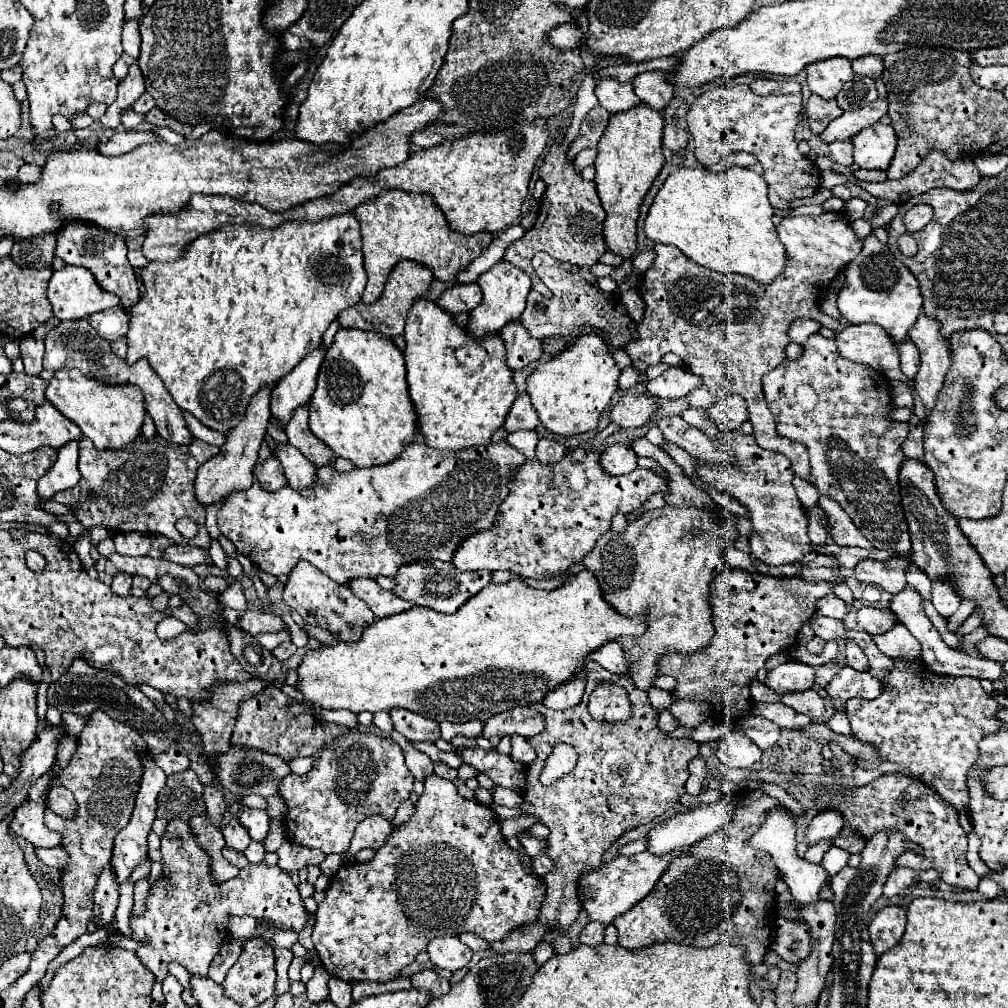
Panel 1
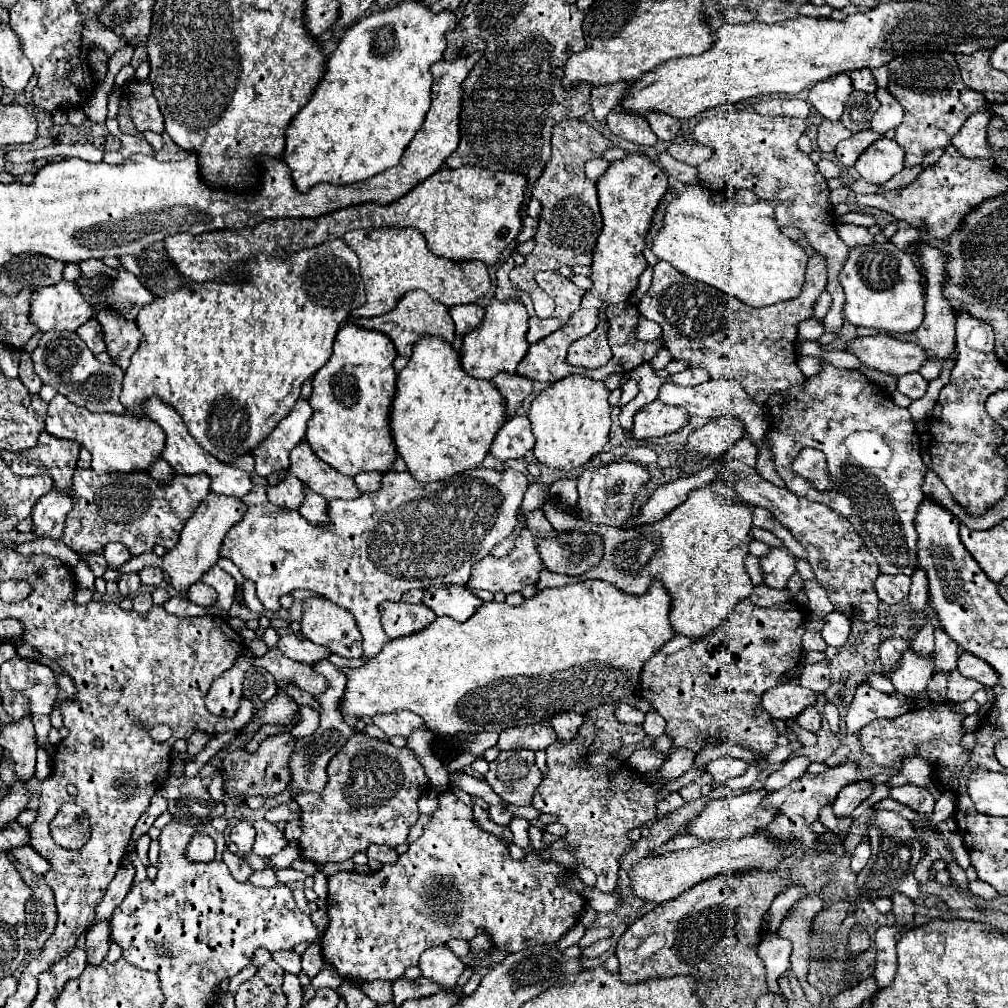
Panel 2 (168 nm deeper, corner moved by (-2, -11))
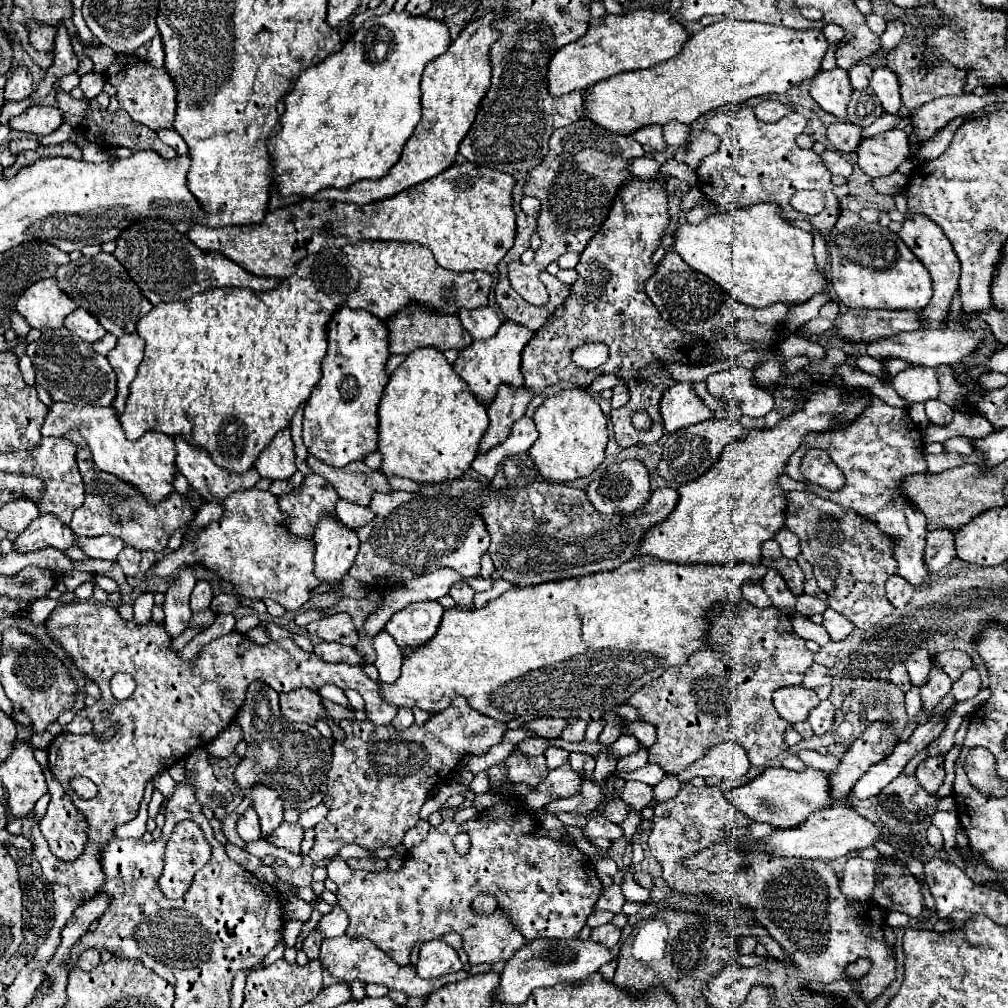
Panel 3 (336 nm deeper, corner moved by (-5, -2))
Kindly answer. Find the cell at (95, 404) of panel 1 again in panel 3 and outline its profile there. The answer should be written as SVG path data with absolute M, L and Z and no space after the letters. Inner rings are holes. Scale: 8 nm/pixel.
M54 402L40 434L64 436L68 430L78 430L84 436L98 470L114 474L120 480L132 484L142 496L148 498L148 502L158 504L158 500L164 500L174 492L174 478L178 474L178 468L176 468L176 448L170 436L164 436L160 432L146 432L138 442L130 442L124 438L122 426L112 408Z

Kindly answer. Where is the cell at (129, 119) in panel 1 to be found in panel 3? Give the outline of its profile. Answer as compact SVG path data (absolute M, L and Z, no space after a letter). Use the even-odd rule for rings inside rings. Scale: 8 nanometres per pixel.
M158 130L158 138L160 138L164 144L168 144L170 148L174 148L178 156L188 154L188 146L186 146L186 142L182 140L182 136L180 136L176 130Z

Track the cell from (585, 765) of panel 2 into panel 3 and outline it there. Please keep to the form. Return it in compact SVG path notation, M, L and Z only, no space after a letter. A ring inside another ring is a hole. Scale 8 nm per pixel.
M564 764L556 770L550 770L548 778L542 784L538 784L534 792L522 796L522 802L526 804L528 810L536 812L556 798L570 798L578 794L578 788L580 788L580 774L574 772L568 764Z

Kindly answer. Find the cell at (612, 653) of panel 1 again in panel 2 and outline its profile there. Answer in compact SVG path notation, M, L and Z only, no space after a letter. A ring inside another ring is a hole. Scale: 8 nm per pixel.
M675 635L670 641L668 641L662 648L661 652L664 654L671 654L684 649L685 647L694 643L695 640L689 639L684 635Z

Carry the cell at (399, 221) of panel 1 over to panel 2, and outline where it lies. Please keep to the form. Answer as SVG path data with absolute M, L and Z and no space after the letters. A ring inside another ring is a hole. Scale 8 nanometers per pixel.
M357 229L349 231L343 237L347 245L361 259L361 277L365 283L367 301L357 307L353 317L377 317L389 313L401 295L409 289L425 289L433 299L441 301L447 307L461 303L475 303L491 287L487 265L483 261L465 261L455 263L445 257L437 257L427 247L427 241L419 229Z

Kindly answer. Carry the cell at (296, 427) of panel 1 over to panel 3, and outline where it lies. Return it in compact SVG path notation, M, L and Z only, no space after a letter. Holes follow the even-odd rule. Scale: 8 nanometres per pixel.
M308 456L308 466L324 476L338 492L338 496L342 500L360 504L360 506L368 506L372 500L372 494L382 492L394 492L392 486L388 484L388 480L384 478L384 474L380 474L378 470L370 470L364 462L352 462L344 468L332 468L322 464L320 460L316 460L314 456Z

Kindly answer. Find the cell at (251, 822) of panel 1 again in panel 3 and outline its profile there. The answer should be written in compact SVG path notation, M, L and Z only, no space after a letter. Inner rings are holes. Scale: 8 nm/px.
M282 822L274 832L272 836L268 838L272 844L280 846L280 848L286 848L294 854L300 854L300 844L302 844L302 838L304 838L304 830L298 826L298 824L288 824L288 822Z

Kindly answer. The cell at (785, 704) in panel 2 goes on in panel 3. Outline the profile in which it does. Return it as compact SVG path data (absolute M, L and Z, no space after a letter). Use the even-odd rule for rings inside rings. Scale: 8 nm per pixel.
M788 686L774 692L774 706L778 714L788 720L790 724L804 722L808 718L808 712L818 704L818 696L814 690L802 688L802 686Z

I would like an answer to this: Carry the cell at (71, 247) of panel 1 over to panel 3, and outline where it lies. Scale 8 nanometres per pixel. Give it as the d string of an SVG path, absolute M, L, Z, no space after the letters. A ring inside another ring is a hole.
M126 334L118 338L118 346L106 356L118 378L118 394L116 400L112 402L116 416L124 412L126 398L130 392L130 382L136 378L136 370L142 360L142 352L144 352L142 348L144 348L144 340L138 334Z

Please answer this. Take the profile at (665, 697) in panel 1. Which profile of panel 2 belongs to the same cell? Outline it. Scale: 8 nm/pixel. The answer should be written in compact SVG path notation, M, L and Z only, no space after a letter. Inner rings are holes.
M649 711L649 713L645 715L643 729L645 729L647 735L651 735L651 737L659 737L659 735L665 733L665 719L663 719L659 713Z

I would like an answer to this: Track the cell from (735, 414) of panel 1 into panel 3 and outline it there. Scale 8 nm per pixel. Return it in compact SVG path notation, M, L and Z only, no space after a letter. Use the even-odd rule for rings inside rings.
M722 418L722 420L706 420L694 426L688 426L684 430L676 430L668 434L664 446L662 446L662 458L656 466L656 472L660 478L664 478L668 484L688 484L702 474L706 474L714 462L720 458L724 446L738 440L742 436L742 426L734 418Z

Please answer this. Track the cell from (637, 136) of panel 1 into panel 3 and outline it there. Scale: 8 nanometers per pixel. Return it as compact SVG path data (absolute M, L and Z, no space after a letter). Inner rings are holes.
M636 178L628 184L624 184L624 188L618 192L618 196L614 200L614 206L612 206L606 222L602 224L600 232L596 232L596 236L588 242L588 248L584 248L584 252L580 254L580 262L576 264L578 278L570 286L568 298L546 320L546 326L538 328L534 332L534 338L522 350L522 374L526 378L524 386L536 396L544 394L548 386L556 386L560 382L568 382L568 384L578 388L578 386L590 386L592 380L600 374L620 376L630 390L630 402L624 408L613 409L610 413L614 436L616 436L616 442L618 442L620 448L630 448L630 446L636 446L636 444L652 444L652 442L658 442L664 436L664 424L660 420L660 408L658 408L660 406L660 396L672 384L676 384L672 374L666 372L666 366L668 364L706 366L708 356L710 356L710 348L704 340L700 340L698 336L688 336L688 332L678 330L676 326L662 320L658 310L654 308L654 304L646 296L644 284L656 272L656 264L652 262L652 254L660 248L660 240L664 236L664 230L668 228L668 220L670 220L668 202L666 202L666 190L664 190L662 180L638 180ZM586 342L606 344L610 348L608 362L602 364L600 368L594 368L594 370L578 368L572 362L570 356L572 356L574 348L578 348ZM636 410L646 410L652 416L654 424L648 432L640 432L640 430L632 428L630 418Z

